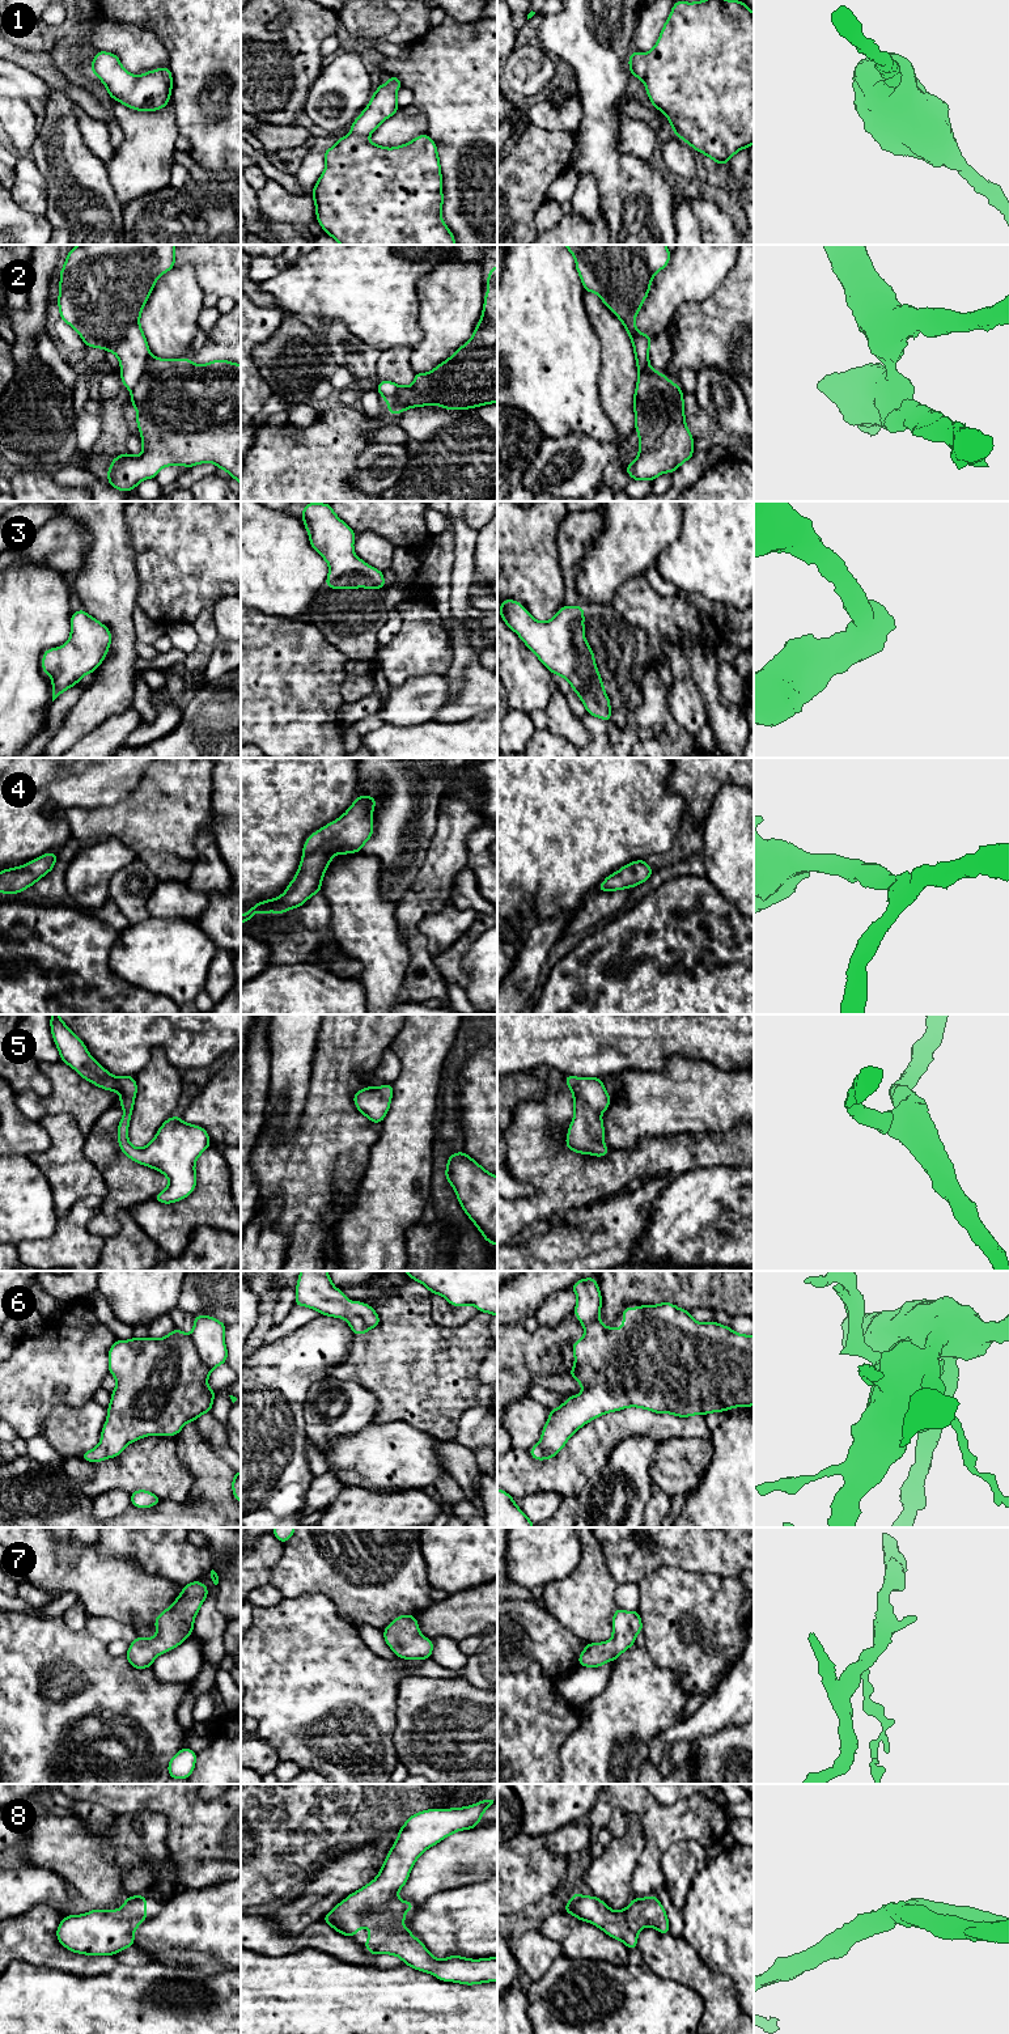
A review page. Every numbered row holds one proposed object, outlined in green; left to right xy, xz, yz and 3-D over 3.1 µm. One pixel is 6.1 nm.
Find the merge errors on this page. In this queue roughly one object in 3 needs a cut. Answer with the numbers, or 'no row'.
2

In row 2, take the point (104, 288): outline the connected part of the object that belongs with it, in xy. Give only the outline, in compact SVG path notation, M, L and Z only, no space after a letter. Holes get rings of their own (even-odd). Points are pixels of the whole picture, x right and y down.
M79 245L69 249L60 271L59 312L60 318L72 326L85 346L113 352L120 363L120 378L130 391L145 373L150 349L140 327L140 314L148 301L156 280L175 266L175 245Z

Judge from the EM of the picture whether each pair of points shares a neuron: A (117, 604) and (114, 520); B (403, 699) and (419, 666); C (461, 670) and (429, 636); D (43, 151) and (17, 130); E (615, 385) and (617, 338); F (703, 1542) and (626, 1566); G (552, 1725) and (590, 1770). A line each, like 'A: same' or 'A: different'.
A: same
B: different
C: different
D: different
E: same
F: same
G: different

